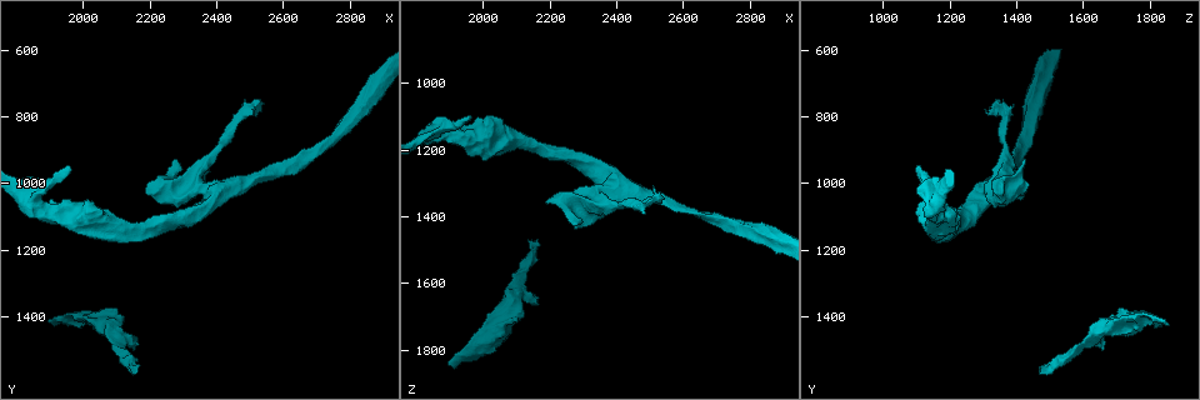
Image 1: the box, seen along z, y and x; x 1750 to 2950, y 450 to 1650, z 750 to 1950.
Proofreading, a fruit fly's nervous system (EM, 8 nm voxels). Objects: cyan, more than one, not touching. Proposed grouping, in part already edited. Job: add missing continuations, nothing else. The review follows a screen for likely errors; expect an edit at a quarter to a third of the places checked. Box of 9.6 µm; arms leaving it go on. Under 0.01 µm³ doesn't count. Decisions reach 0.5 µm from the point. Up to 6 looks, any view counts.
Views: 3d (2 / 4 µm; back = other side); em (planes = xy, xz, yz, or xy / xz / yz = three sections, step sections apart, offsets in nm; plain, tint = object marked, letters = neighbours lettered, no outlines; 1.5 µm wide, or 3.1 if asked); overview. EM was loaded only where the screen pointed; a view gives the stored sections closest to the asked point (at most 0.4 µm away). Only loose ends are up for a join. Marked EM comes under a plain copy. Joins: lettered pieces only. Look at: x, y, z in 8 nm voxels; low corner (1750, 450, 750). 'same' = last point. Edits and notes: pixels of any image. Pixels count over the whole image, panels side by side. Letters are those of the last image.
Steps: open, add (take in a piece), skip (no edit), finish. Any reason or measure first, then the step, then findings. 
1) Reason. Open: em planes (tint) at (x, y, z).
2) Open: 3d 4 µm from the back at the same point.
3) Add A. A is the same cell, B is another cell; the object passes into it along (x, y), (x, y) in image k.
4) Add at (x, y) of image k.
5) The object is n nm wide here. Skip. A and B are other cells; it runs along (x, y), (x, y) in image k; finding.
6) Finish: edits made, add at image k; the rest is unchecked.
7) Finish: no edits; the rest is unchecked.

Tapers out. Open: em 3.1 µm xz step 16 (letters) at (1890, 1420, 1850).

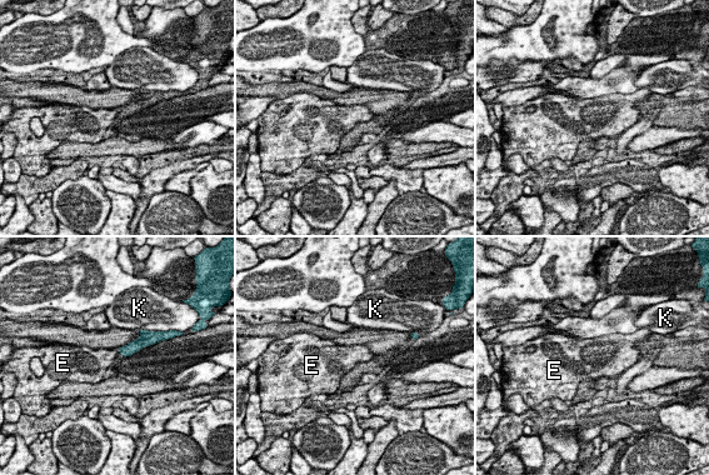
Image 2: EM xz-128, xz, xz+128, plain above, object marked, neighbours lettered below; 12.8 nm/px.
Open: em 3.1 µm planes (letters) at the same point.

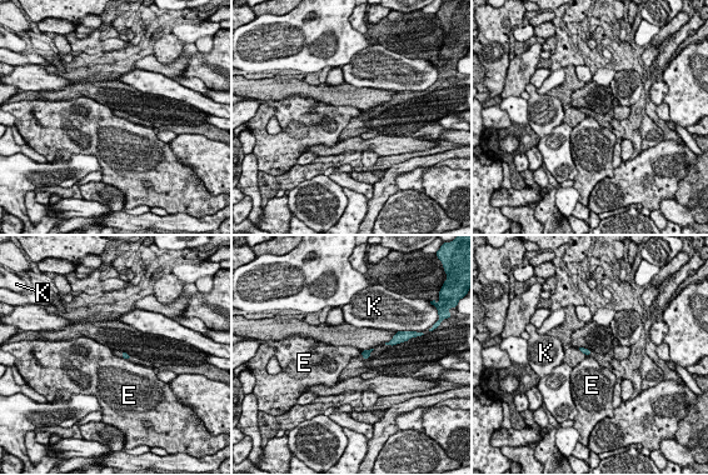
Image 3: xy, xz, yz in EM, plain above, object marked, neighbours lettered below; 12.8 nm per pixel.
Skip. E and K are other cells; a border runs along (121, 356), (128, 360) in image 3; none of them fits.

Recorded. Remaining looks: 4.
An open end. Open: em xz step 4 (letters) at (2190, 1010, 1360).

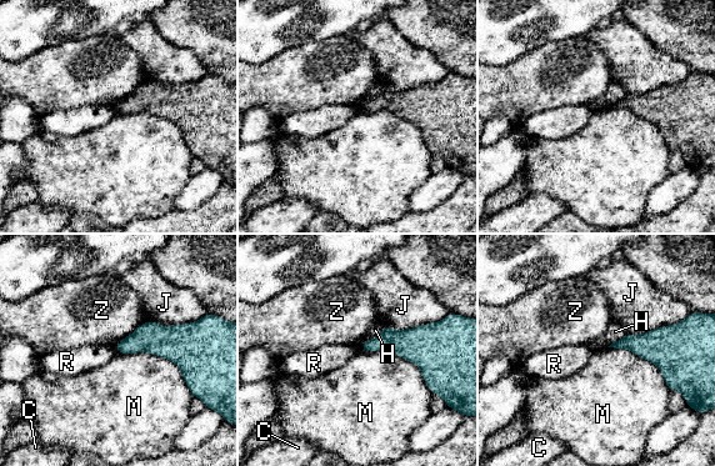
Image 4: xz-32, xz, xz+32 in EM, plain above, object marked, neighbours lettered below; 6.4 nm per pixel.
Another direction. Open: em planes (letters) at the same point.

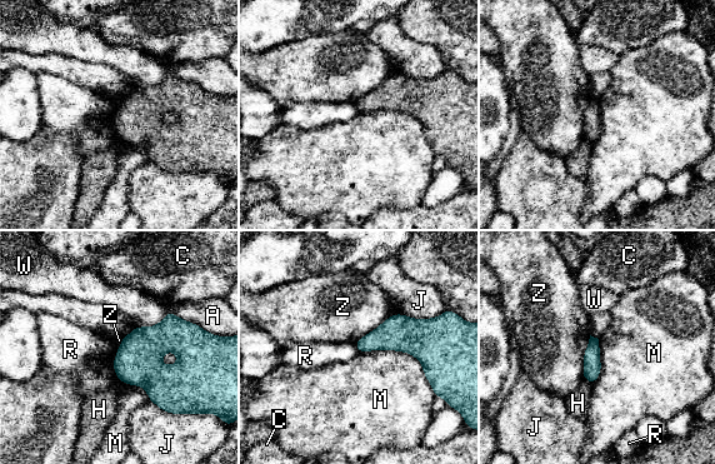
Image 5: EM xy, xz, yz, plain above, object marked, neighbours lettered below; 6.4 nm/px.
The longest contact is with M, 550 nm. Skip. A, C, H, J, M, R, W and Z are other cells; a border runs along (120, 344), (114, 358), (116, 378) in image 5; none of them fits.

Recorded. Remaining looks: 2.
Finish: no edits; the rest is unchecked.

